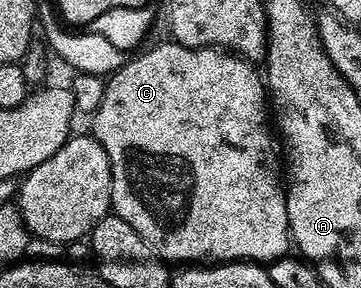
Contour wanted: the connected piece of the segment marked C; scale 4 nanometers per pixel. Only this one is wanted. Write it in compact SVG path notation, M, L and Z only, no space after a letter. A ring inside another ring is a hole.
M166 40L163 46L152 47L151 50L144 51L139 58L131 57L120 69L109 75L104 100L100 100L100 108L92 116L92 122L94 122L92 136L97 142L102 143L104 152L108 152L112 172L110 204L113 213L117 214L120 220L128 220L128 224L136 228L136 232L145 240L148 248L152 248L152 252L167 264L175 264L174 262L182 262L178 264L221 264L223 262L269 264L276 258L287 257L289 250L286 249L291 249L284 162L280 157L271 123L268 121L268 90L264 85L263 75L259 71L257 74L254 66L253 61L221 48L202 46L197 50L181 46L173 40Z

